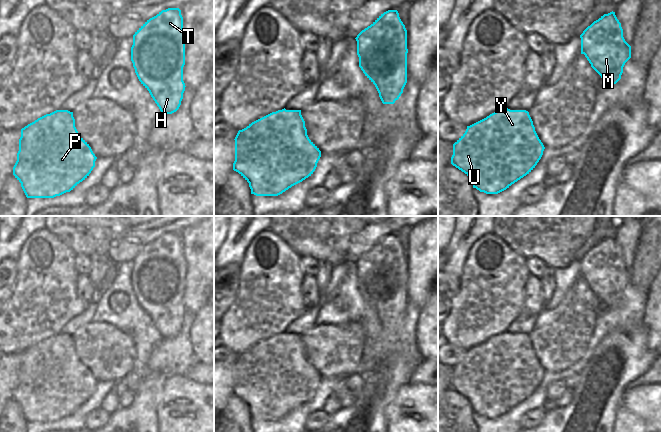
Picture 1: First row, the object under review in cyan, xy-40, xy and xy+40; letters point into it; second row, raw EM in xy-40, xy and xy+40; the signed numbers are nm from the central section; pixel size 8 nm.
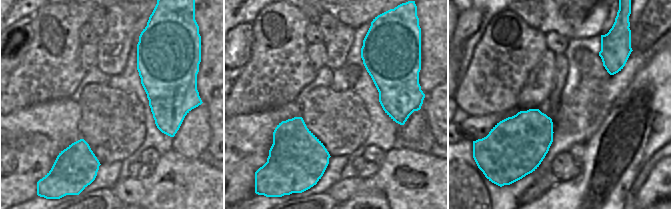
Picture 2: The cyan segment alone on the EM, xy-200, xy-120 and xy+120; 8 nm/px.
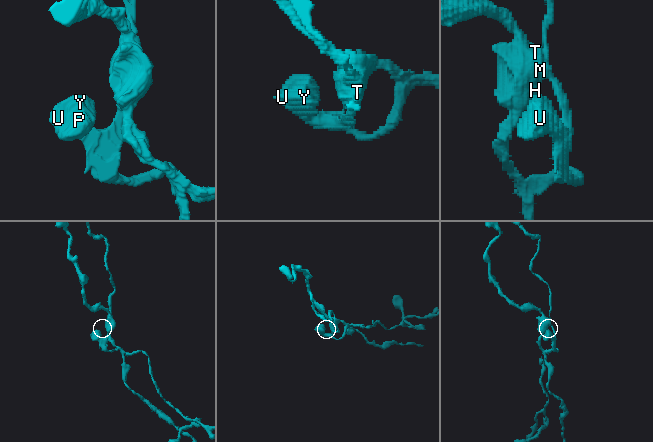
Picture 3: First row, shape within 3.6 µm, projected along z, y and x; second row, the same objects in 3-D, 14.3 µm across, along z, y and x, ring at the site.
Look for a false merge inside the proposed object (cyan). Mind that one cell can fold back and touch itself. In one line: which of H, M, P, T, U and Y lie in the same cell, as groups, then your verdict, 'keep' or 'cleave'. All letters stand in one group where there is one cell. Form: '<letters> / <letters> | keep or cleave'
H M T / P U Y | cleave

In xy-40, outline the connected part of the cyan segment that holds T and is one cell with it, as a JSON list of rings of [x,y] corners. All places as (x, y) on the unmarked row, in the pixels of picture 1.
[[[179,232],[162,234],[133,259],[131,285],[141,308],[149,315],[161,338],[176,336],[185,307],[185,257]]]

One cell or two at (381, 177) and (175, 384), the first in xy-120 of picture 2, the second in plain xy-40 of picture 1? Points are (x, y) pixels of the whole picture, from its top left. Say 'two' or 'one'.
one

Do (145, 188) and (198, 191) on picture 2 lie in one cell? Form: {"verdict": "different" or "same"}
{"verdict": "same"}

